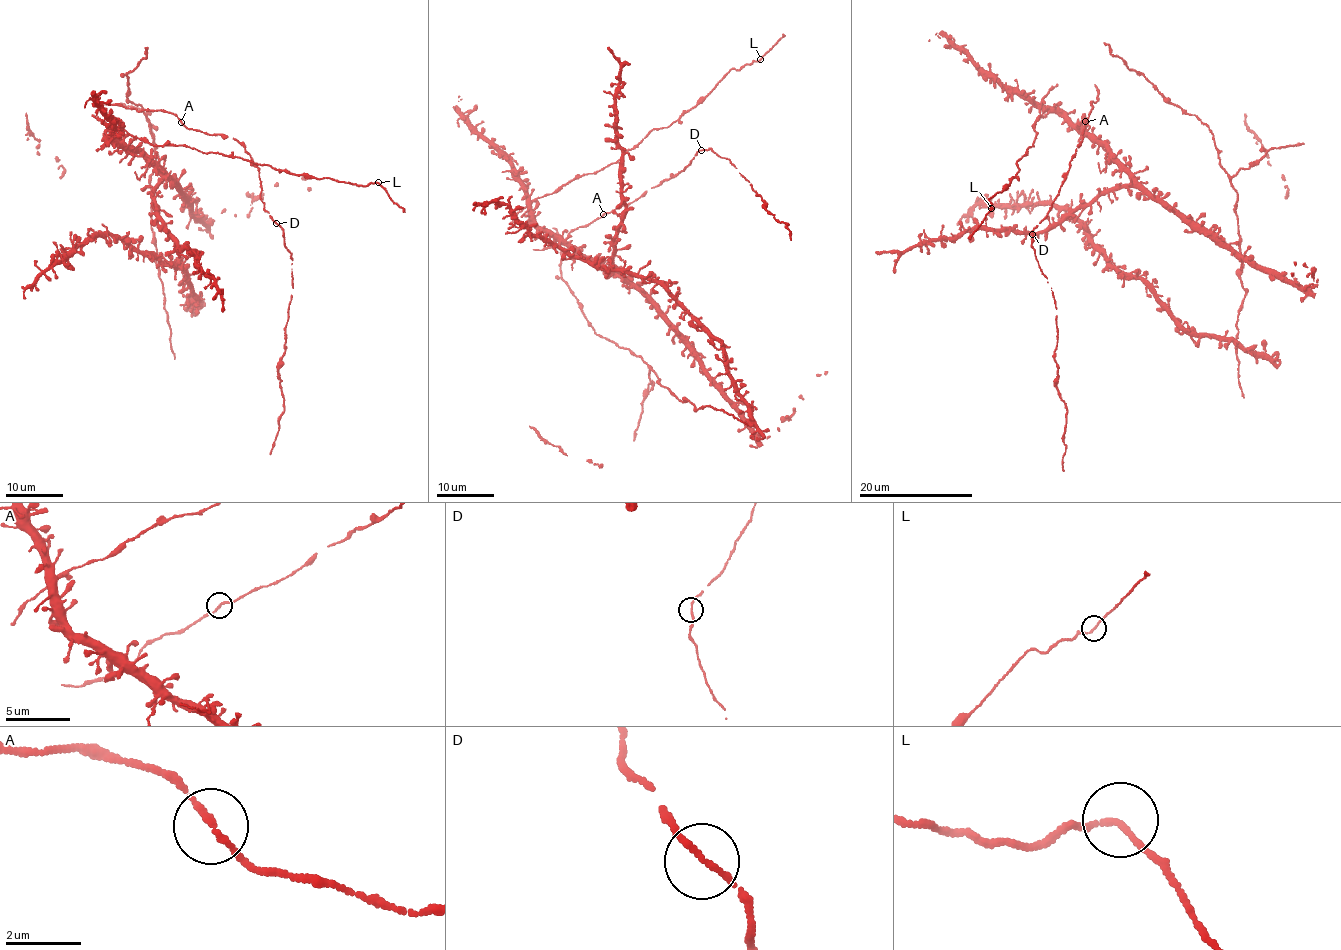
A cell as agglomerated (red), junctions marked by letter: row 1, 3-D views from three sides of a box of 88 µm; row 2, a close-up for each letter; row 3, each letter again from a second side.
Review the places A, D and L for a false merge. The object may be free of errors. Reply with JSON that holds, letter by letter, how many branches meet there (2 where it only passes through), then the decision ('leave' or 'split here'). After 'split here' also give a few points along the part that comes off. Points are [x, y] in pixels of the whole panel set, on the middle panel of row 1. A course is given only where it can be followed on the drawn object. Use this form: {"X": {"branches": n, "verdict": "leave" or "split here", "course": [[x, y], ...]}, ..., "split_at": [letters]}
{"A": {"branches": 2, "verdict": "leave"}, "D": {"branches": 2, "verdict": "leave"}, "L": {"branches": 2, "verdict": "leave"}, "split_at": []}

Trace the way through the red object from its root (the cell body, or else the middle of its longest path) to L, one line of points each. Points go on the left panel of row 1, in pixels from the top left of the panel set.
L: (157, 216), (152, 199), (161, 172), (110, 139), (122, 131), (153, 144), (185, 144), (292, 174), (378, 182)

